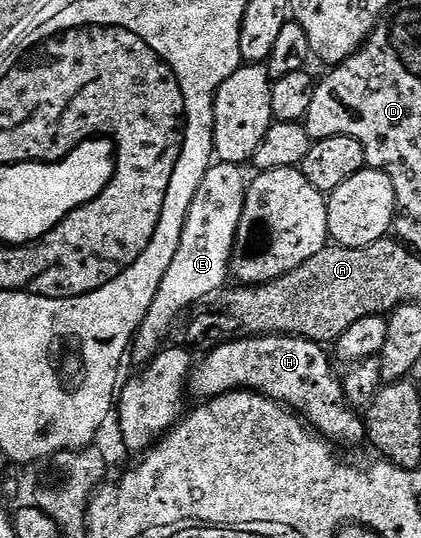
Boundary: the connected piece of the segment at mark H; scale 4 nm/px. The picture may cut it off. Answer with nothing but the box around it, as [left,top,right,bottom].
[186,334,366,443]

